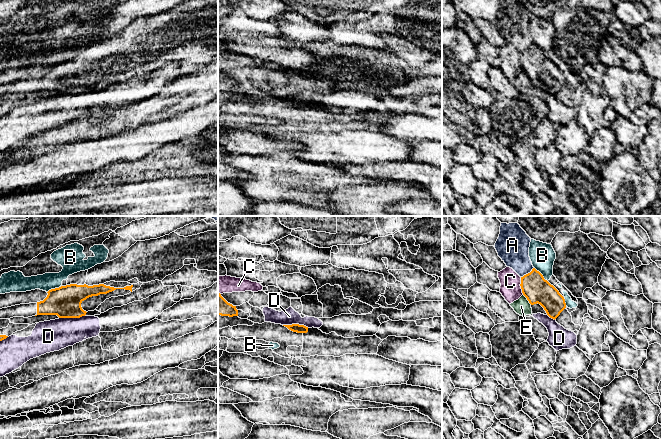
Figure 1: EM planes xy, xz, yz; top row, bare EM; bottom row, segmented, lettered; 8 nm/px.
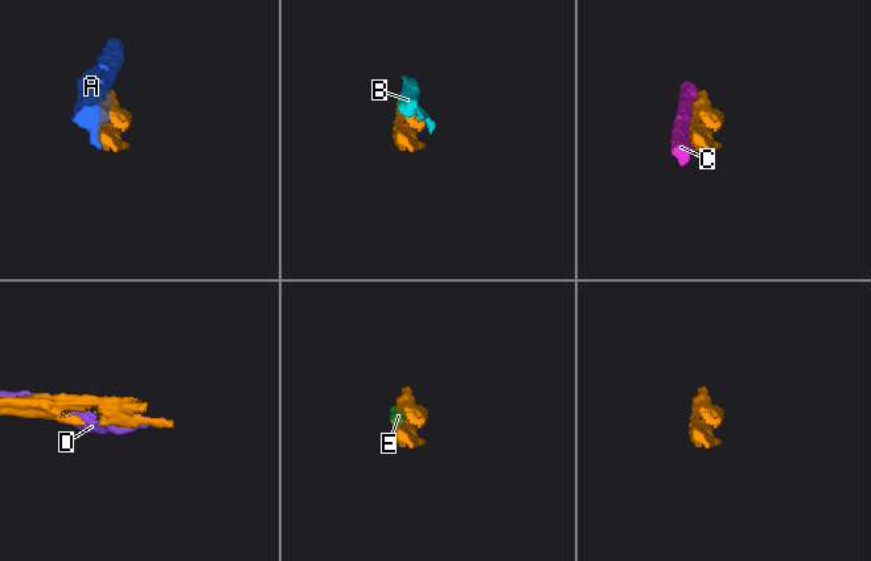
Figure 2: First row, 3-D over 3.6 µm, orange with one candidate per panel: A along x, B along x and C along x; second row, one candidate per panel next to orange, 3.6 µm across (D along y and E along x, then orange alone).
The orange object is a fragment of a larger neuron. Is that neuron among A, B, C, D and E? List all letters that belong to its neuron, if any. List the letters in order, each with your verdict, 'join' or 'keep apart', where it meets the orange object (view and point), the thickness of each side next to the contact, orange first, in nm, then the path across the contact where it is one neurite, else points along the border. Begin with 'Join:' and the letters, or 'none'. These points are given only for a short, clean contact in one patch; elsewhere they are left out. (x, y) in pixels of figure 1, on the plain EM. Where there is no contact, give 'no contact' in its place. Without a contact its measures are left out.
Join: none
A: keep apart | yz (528, 49) | 220/260 nm
B: keep apart | yz (541, 50) | 220/200 nm
C: keep apart | yz (520, 61) | 220/170 nm
D: keep apart | xy (71, 93) | 260/260 nm
E: keep apart | yz (527, 75) | 220/130 nm | along yz (523, 70), (531, 80)

